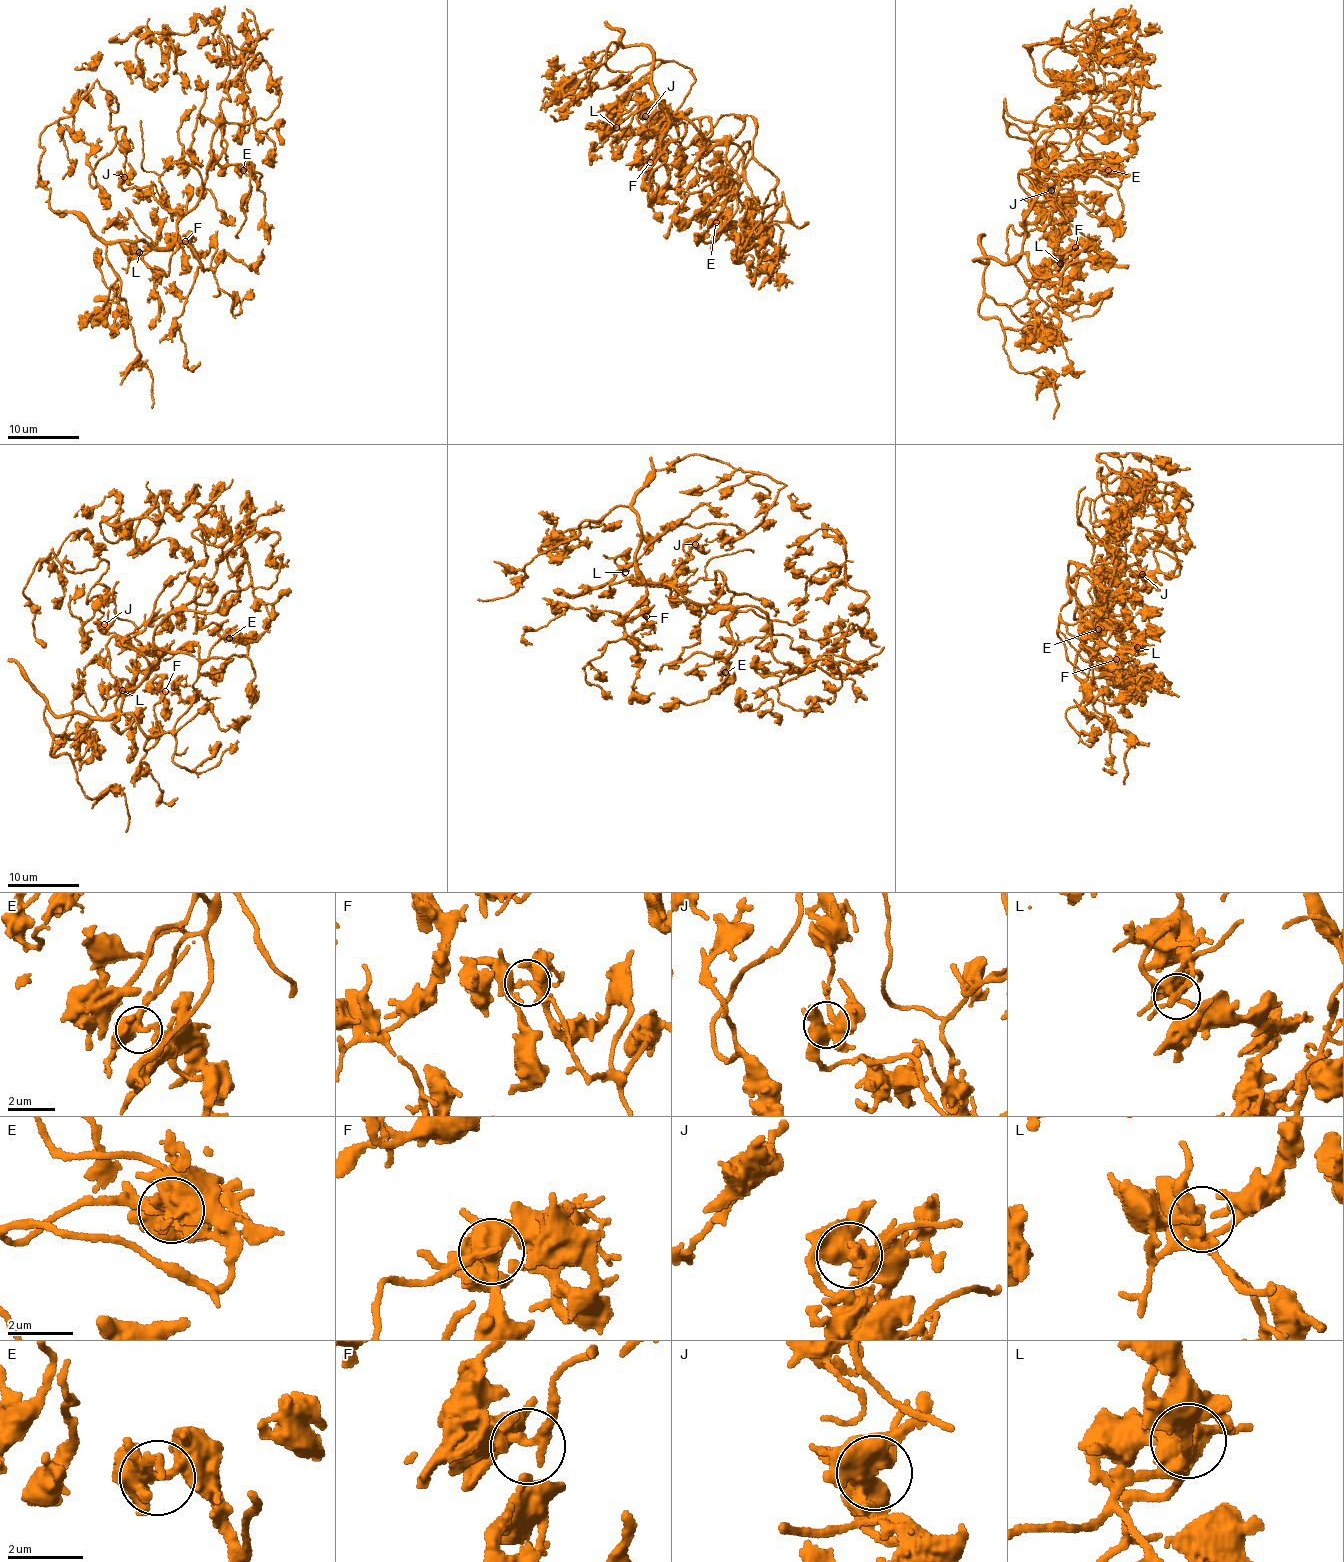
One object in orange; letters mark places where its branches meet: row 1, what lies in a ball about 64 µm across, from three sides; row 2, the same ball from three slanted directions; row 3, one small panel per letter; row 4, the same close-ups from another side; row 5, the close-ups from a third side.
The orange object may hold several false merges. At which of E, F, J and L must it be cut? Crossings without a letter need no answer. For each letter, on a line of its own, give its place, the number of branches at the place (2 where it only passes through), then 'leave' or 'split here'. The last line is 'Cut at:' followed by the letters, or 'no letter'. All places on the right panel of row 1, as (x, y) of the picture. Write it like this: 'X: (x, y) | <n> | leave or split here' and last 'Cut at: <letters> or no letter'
E: (1108, 170) | 3 | leave
F: (1075, 247) | 4 | leave
J: (1051, 190) | 6 | leave
L: (1060, 263) | 4 | leave
Cut at: no letter

